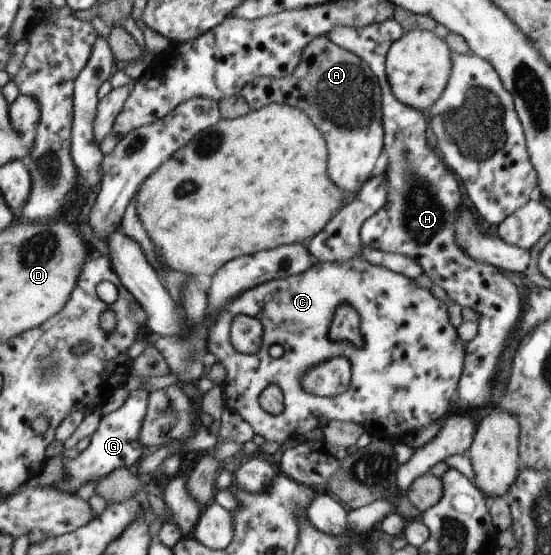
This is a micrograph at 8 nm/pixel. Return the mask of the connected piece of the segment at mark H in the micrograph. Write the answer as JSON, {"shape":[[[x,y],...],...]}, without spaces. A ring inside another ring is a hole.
{"shape":[[[387,19],[386,22],[374,23],[361,29],[335,27],[333,31],[326,35],[327,39],[331,40],[331,43],[334,43],[337,47],[345,48],[362,61],[365,61],[373,69],[374,75],[378,76],[381,84],[382,127],[387,133],[387,139],[385,139],[386,150],[383,151],[385,157],[383,164],[384,174],[385,179],[387,179],[387,191],[385,191],[387,193],[387,203],[363,222],[358,231],[358,238],[361,245],[365,245],[365,247],[373,247],[373,249],[379,249],[379,251],[397,253],[413,259],[423,269],[423,274],[427,275],[435,285],[439,285],[445,291],[445,295],[449,297],[451,302],[458,303],[462,308],[472,309],[478,315],[475,337],[467,343],[466,367],[459,382],[459,399],[455,399],[455,405],[457,410],[480,410],[482,413],[486,410],[486,405],[491,399],[495,377],[501,371],[499,361],[501,361],[503,349],[508,345],[513,334],[516,333],[522,309],[521,299],[519,299],[517,288],[503,272],[493,267],[493,265],[485,265],[485,263],[477,263],[477,261],[469,259],[453,241],[453,221],[457,217],[455,207],[463,205],[459,185],[453,178],[452,172],[427,147],[427,141],[425,140],[427,121],[425,121],[423,113],[415,111],[412,107],[403,105],[398,99],[395,99],[387,83],[384,70],[386,53],[391,47],[391,43],[397,41],[403,34],[404,31],[399,26],[399,23],[395,22],[394,19]]]}

